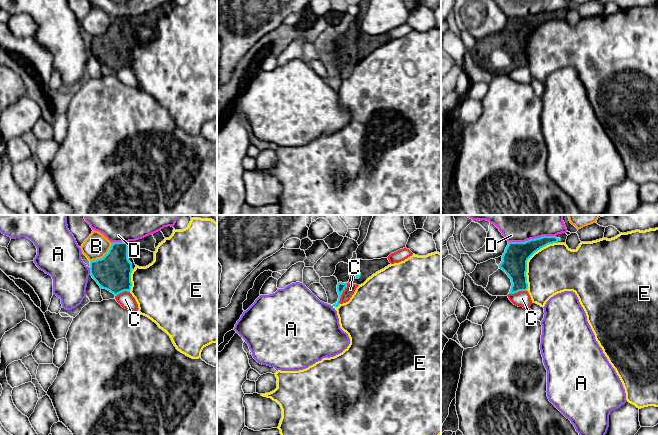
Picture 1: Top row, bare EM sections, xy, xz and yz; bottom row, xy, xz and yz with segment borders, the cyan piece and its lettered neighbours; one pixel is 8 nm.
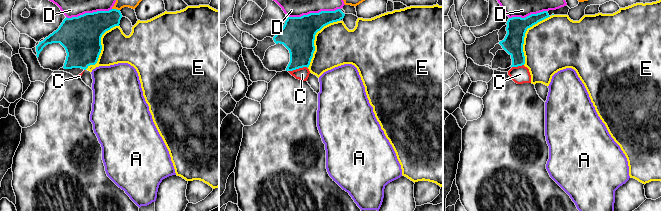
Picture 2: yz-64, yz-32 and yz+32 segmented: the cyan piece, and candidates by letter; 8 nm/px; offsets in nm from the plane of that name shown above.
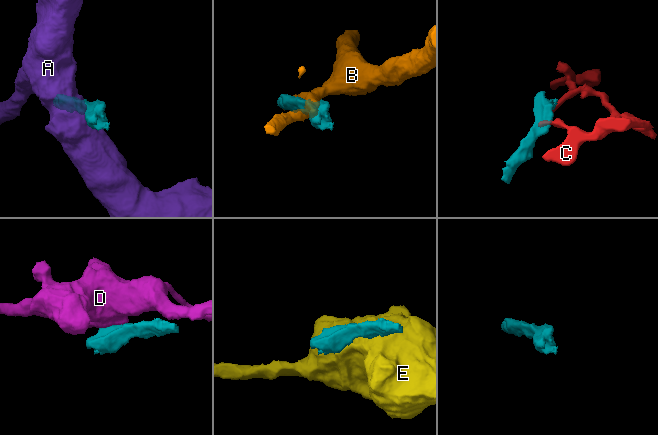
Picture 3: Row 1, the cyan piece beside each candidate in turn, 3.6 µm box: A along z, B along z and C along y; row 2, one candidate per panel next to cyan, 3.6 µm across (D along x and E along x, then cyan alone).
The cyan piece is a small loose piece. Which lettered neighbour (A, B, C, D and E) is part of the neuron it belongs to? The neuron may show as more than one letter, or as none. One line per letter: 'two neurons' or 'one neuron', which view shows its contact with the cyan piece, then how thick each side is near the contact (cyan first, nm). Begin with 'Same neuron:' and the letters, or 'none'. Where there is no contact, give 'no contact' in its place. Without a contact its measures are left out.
Same neuron: none
A: two neurons; meets cyan in xy; 280 nm thick on the cyan side, 300 nm on the other
B: two neurons; meets cyan in xy; 280 nm thick on the cyan side, 200 nm on the other
C: two neurons; meets cyan in xz; 70 nm thick on the cyan side, 80 nm on the other
D: two neurons; meets cyan in yz; 200 nm thick on the cyan side, 140 nm on the other
E: two neurons; meets cyan in yz; 200 nm thick on the cyan side, 400 nm on the other

